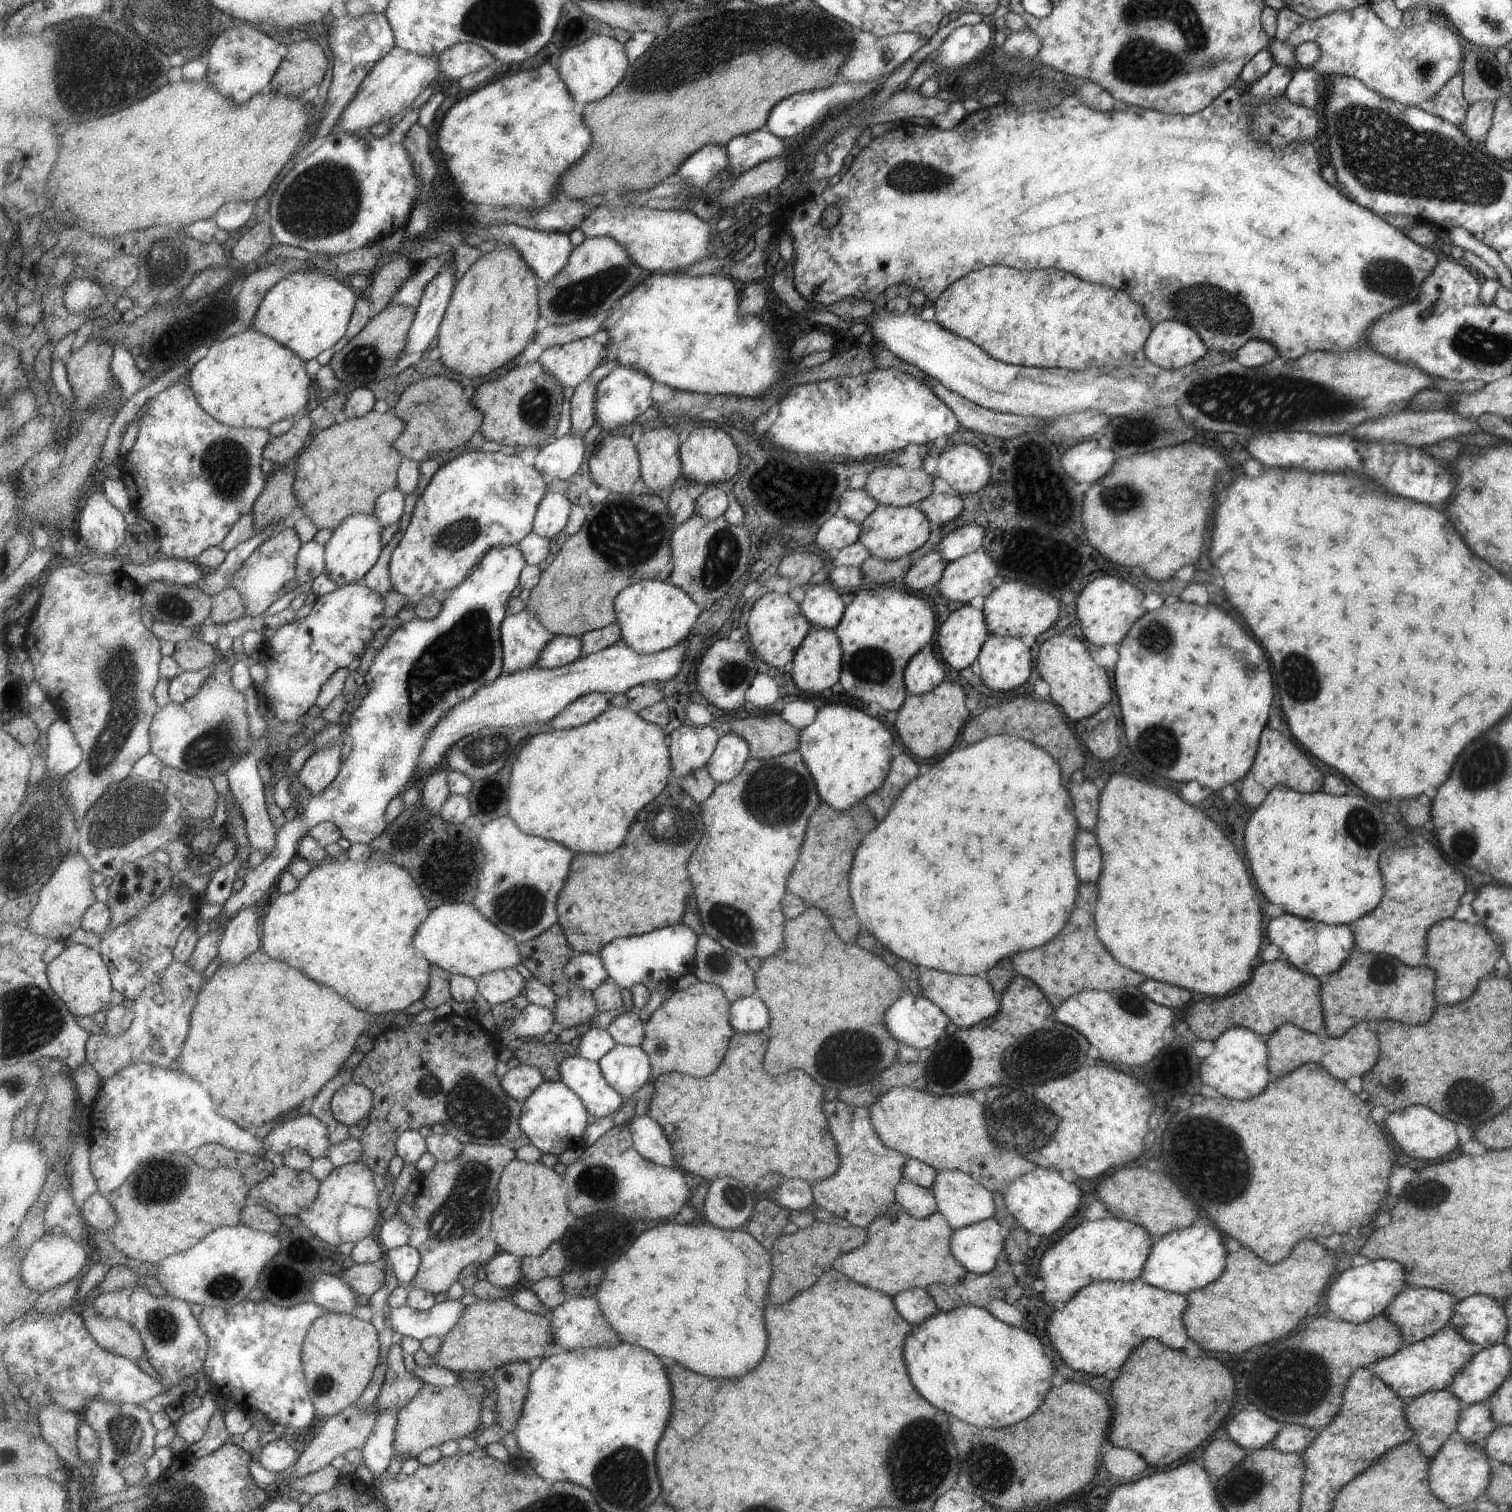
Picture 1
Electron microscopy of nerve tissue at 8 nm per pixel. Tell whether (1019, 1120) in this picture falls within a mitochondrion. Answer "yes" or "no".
yes

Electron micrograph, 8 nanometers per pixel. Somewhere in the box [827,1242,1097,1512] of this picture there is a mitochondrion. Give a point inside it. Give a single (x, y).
(902, 1451)

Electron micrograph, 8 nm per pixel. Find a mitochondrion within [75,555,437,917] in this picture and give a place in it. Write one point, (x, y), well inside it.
(119, 670)

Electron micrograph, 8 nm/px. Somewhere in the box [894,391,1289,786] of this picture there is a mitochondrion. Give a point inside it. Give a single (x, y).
(1159, 745)

